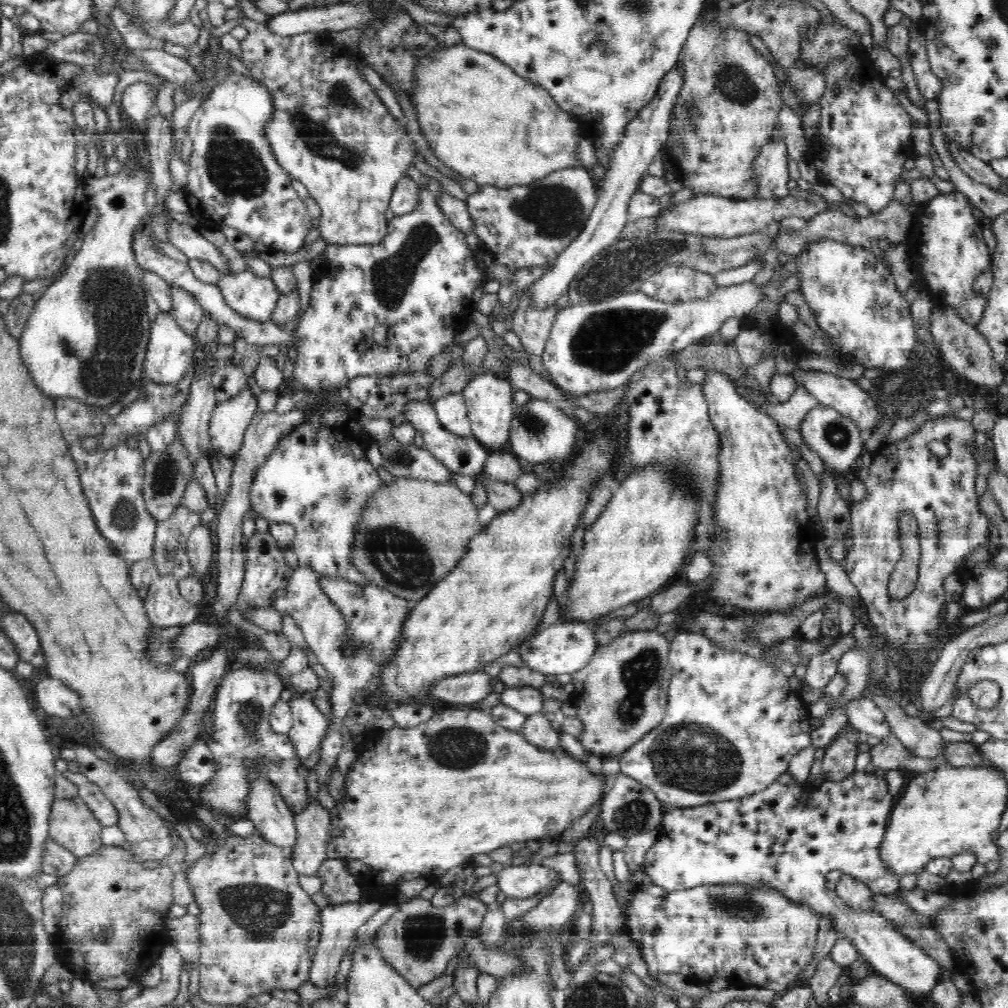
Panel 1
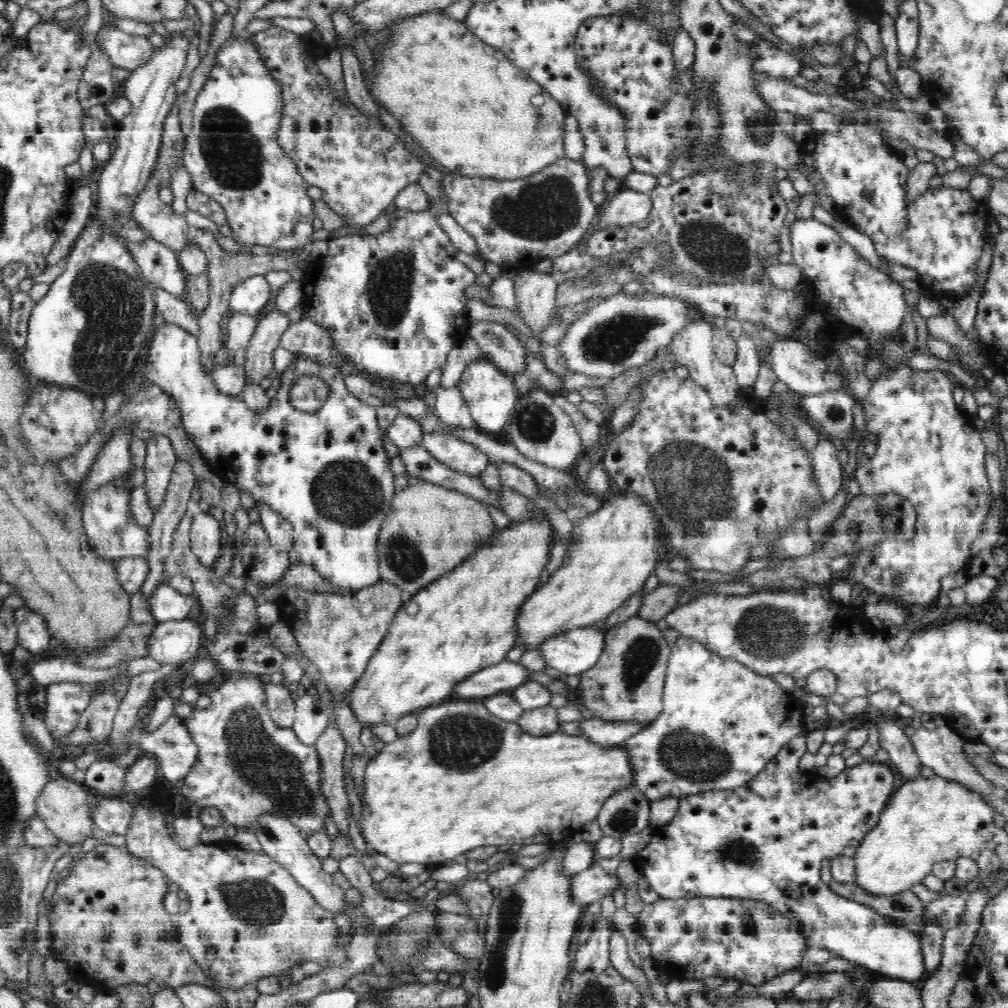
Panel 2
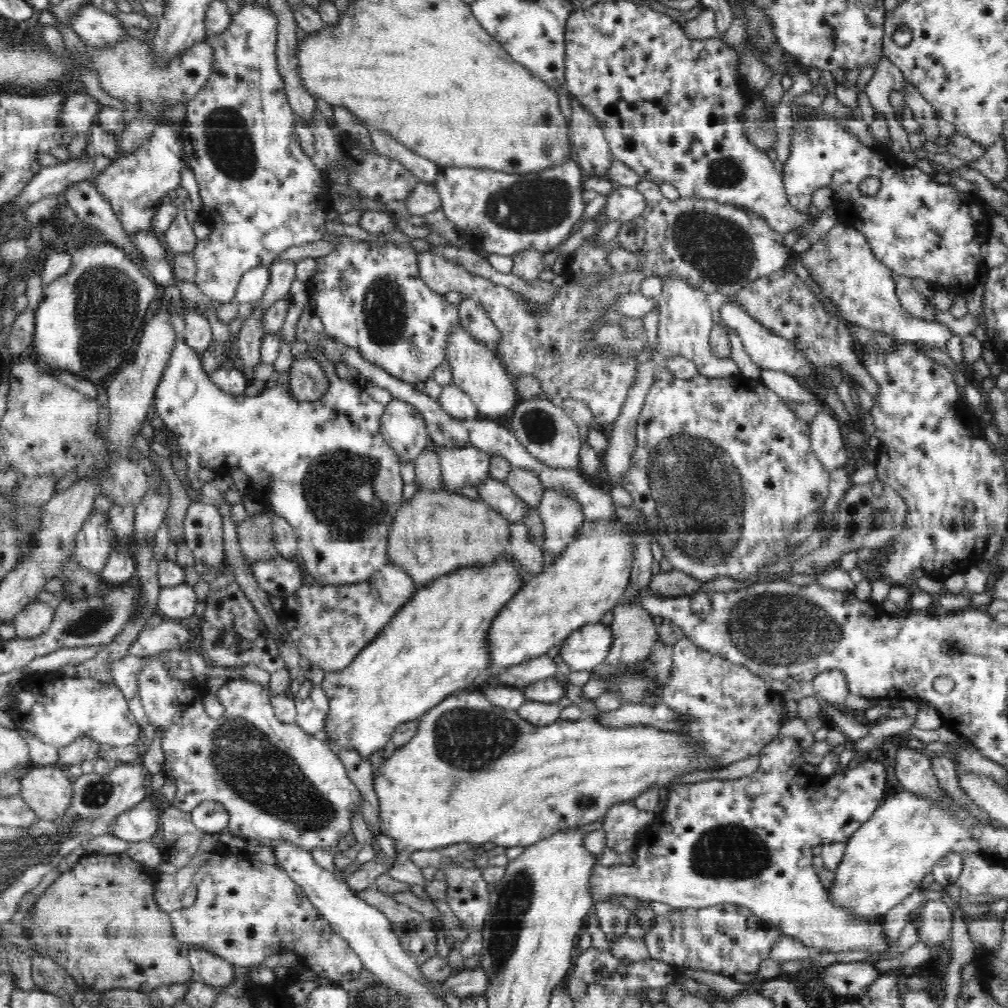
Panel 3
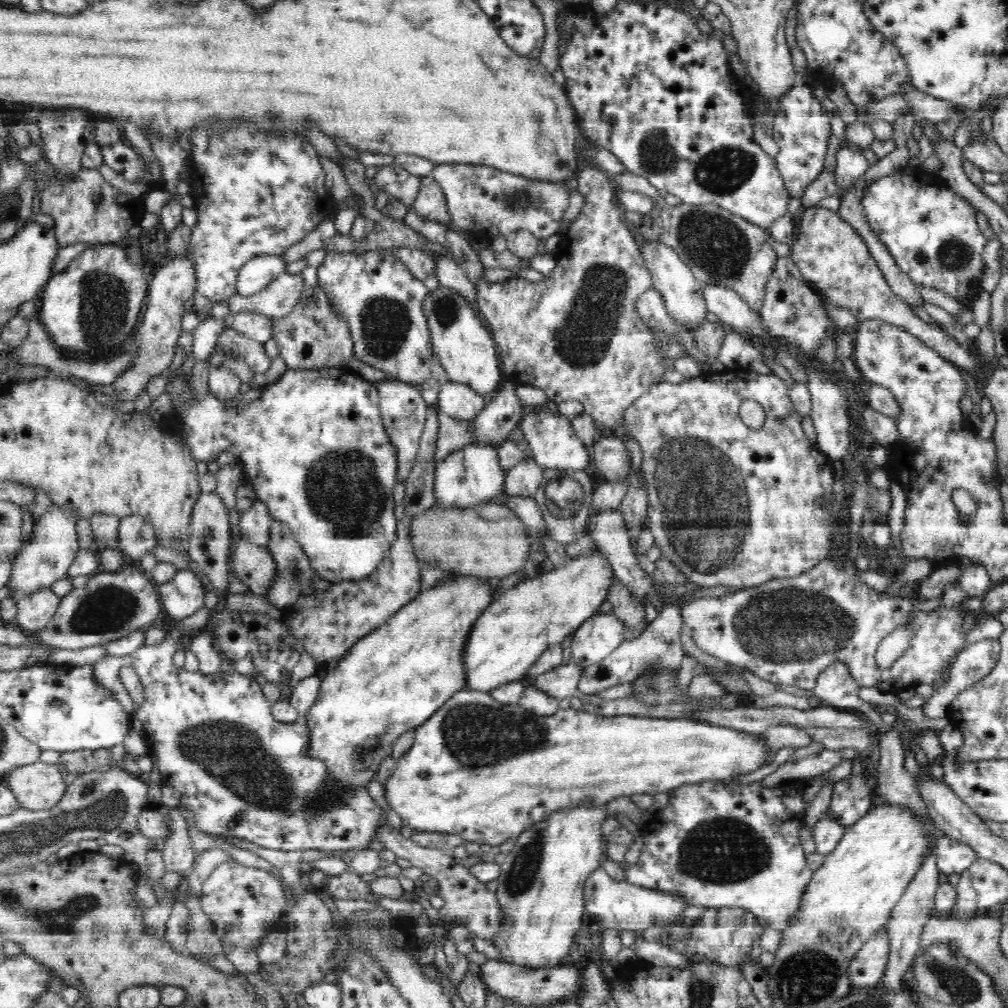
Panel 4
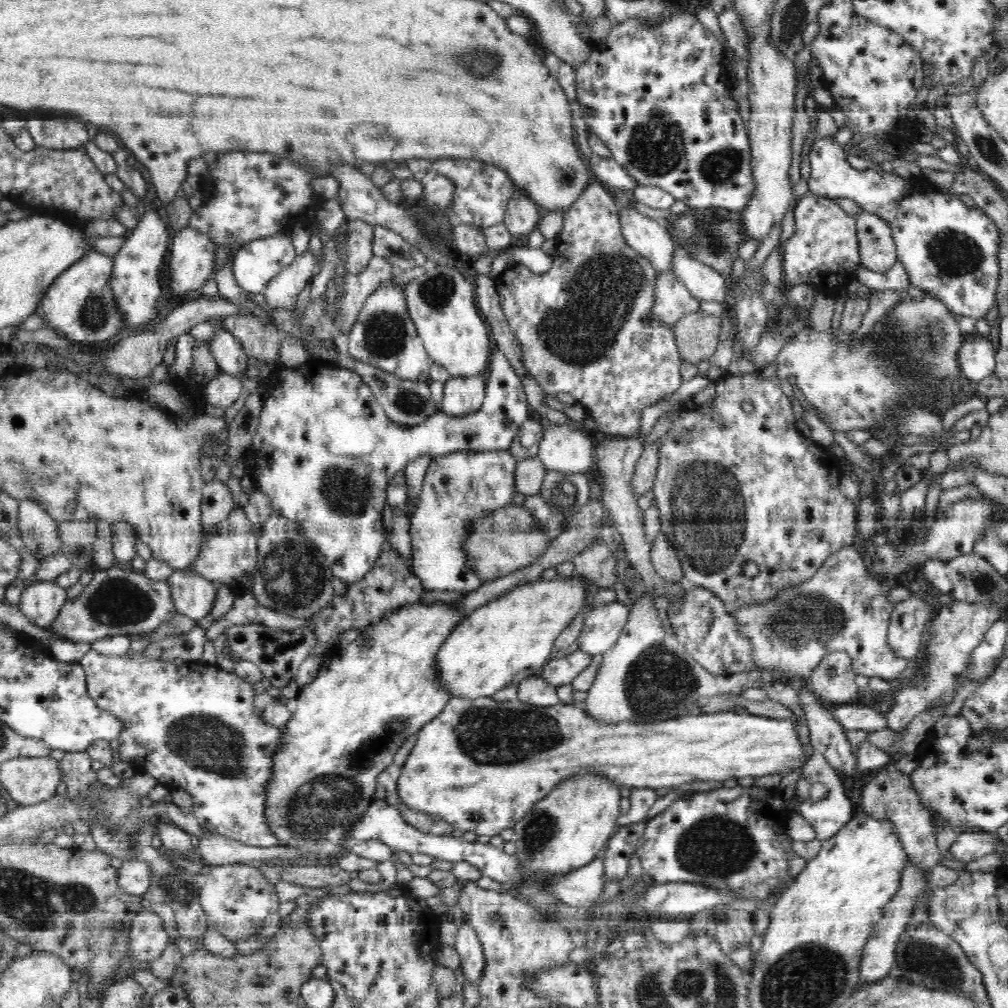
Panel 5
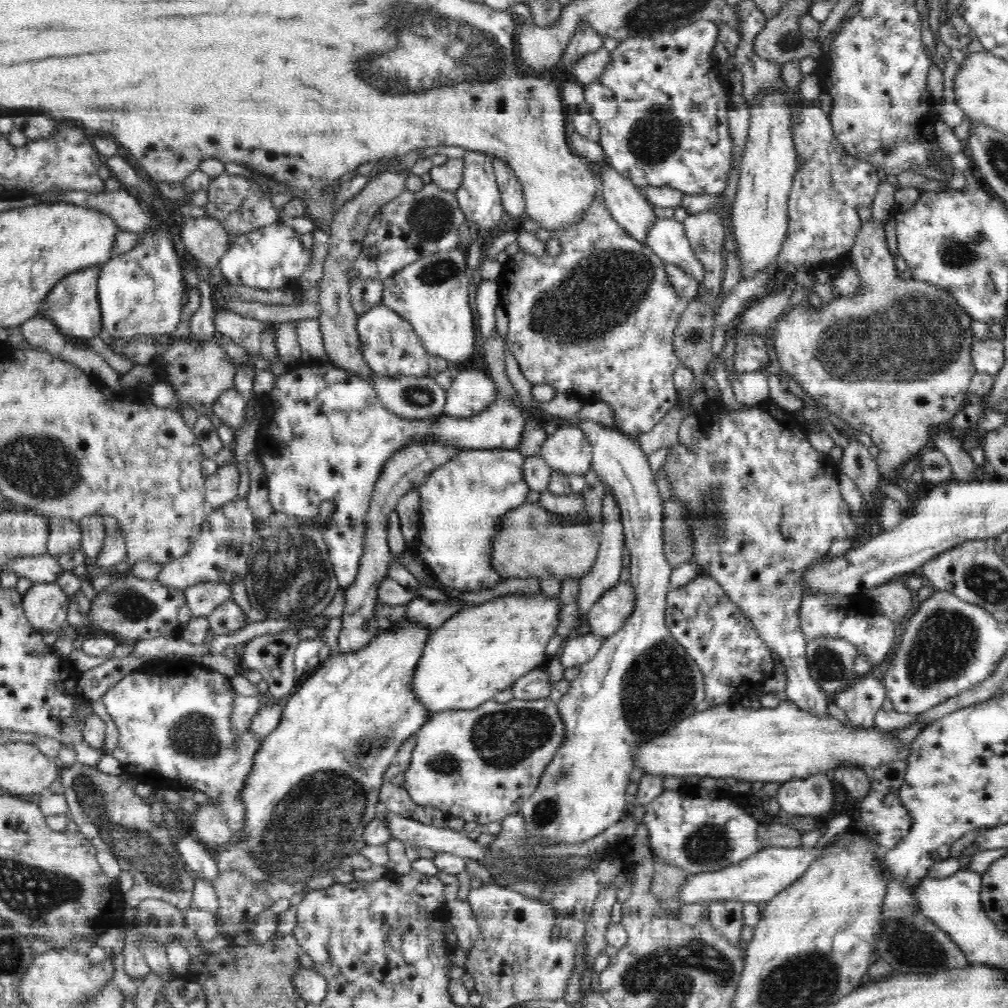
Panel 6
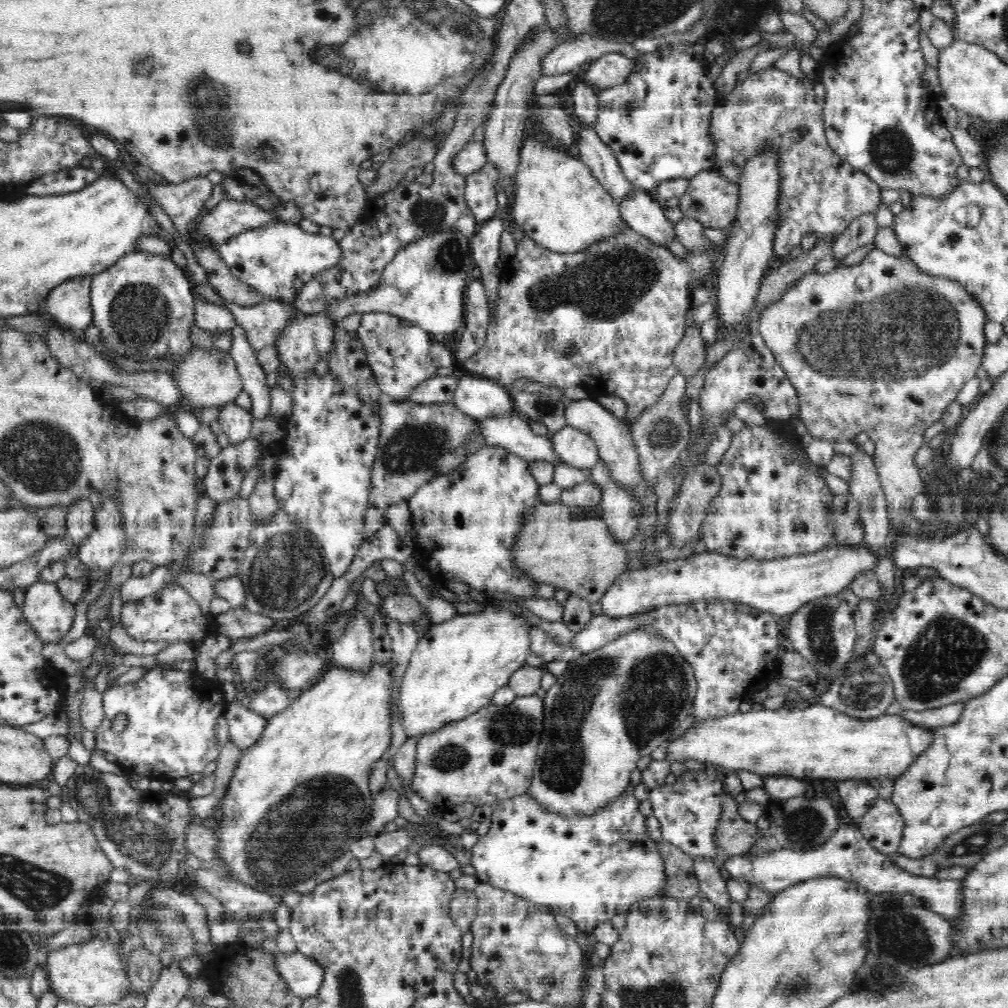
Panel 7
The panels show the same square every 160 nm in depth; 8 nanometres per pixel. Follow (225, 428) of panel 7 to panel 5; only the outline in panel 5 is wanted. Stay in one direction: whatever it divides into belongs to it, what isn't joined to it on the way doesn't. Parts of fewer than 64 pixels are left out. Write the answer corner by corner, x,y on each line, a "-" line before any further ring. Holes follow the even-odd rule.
224,372
220,376
213,377
204,388
206,404
226,410
240,398
242,392
242,378

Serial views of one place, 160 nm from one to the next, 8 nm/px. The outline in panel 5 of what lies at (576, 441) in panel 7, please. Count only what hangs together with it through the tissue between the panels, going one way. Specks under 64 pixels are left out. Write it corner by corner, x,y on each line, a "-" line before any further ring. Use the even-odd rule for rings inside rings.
566,424
543,430
538,458
548,470
586,473
592,466
595,436

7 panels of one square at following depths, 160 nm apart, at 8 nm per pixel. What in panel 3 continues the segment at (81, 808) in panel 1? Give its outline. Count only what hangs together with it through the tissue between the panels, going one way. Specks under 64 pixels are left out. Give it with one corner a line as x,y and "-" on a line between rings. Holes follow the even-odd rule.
56,764
40,765
38,768
30,769
19,781
19,795
24,799
29,808
36,813
36,817
47,821
55,821
66,814
68,805
71,803
71,796
73,795
69,773
66,770
58,769

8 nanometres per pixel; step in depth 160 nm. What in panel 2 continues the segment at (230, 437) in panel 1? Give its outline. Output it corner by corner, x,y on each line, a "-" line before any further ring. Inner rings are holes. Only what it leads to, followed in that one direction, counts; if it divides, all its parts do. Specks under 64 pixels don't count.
272,308
260,322
250,339
249,345
245,349
246,378
258,383
275,370
274,350
278,348
281,337
291,326
288,315
280,312
277,308

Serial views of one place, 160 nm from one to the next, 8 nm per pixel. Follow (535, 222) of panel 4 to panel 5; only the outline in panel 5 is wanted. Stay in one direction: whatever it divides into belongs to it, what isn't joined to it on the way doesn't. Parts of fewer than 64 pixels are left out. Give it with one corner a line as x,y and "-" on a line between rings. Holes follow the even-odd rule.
436,159
431,161
431,170
449,178
455,194
451,203
452,212
459,222
485,229
502,223
507,204
517,193
517,187
508,173
495,164
472,159

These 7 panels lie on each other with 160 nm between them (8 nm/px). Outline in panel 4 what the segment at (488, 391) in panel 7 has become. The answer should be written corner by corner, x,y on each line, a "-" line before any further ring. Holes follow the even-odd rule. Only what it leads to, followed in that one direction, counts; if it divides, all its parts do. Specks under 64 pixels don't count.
448,381
439,388
438,409
456,420
471,421
487,403
484,395
470,388
466,383

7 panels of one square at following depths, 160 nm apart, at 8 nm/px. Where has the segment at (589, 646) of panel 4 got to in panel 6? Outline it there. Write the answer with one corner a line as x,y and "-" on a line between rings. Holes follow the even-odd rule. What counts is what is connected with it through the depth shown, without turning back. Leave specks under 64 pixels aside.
618,581
608,592
604,592
587,614
590,631
606,640
618,632
632,616
636,596
631,582

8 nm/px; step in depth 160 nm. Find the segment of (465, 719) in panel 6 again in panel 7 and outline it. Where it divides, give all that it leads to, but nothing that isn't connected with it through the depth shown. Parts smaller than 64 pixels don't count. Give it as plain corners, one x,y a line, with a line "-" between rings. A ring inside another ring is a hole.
534,694
517,696
514,702
507,705
498,706
491,702
462,720
446,723
436,731
424,734
417,741
416,768
411,791
440,811
449,810
463,802
472,802
476,810
484,804
495,808
501,800
524,794
532,784
537,746
542,736
544,720
543,698

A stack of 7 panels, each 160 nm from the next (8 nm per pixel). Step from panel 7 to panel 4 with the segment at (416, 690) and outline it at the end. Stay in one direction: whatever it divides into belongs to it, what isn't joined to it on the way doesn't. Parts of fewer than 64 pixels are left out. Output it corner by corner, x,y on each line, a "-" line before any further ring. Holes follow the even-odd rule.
597,549
581,554
577,558
570,558
562,567
549,566
548,572
539,578
524,580
510,590
506,590
482,612
479,619
472,625
463,648
464,669
468,673
463,688
490,693
491,690
504,684
520,681
547,648
561,643
585,620
598,614
601,605
608,600
608,592
613,581
614,571
608,563
608,557
604,557
604,552

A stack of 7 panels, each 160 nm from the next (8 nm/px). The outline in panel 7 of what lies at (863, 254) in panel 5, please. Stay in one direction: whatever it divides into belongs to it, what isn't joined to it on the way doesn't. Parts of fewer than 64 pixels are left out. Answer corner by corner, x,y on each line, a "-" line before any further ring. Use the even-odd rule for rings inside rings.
880,249
870,251
862,260
853,266
839,266
831,271
820,274
820,272
810,271
803,277
798,278
787,288
785,295
770,303
762,312
758,321
758,332
766,343
766,346
774,353
775,361
784,369
788,380
796,389
799,398
799,418
803,421
808,432
813,438
823,438
824,440
835,440
844,442
854,438
861,432
866,432
869,439
875,444
874,464
880,479
880,484
886,499
888,522
892,533
904,530
902,516
912,514
912,500
918,494
922,494
922,478
920,471
914,463
916,451
923,444
924,431
928,426
940,420
946,407
955,401
960,388
967,380
976,376
977,371
982,367
982,356
986,348
986,336
984,324
986,324
986,311
976,298
971,297
968,291
956,280
944,277
927,275
916,268
916,264
908,255
893,256
888,255

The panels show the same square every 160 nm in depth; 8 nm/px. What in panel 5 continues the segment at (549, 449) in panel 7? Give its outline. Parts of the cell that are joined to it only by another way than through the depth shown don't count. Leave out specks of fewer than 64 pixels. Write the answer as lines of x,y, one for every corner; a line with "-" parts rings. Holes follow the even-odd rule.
492,338
491,359
487,366
488,379
485,386
485,400
483,405
472,414
466,416
453,417
452,415
440,412
428,417
423,423
413,427
404,427
386,416
385,410
380,406
376,395
370,390
370,387
362,380
362,377
350,369
344,367
322,368
322,372
314,374
304,374
302,370
296,370
296,367
286,367
286,370
280,370
276,374
276,380
268,380
267,385
272,386
270,396
266,400
266,410
262,410
262,416
259,416
259,425
255,432
254,445
249,452
248,466
254,472
257,480
257,487
260,492
266,492
270,499
273,514
288,519
296,523
297,530
304,533
304,537
314,544
314,547
329,562
329,568
332,575
341,581
350,584
363,580
368,572
374,569
376,560
382,555
382,544
386,540
388,533
382,524
382,511
387,503
387,488
392,477
400,471
405,470
405,466
416,457
422,455
431,455
432,457
456,452
456,451
502,451
510,448
510,445
516,440
519,426
529,418
528,403
525,388
521,383
521,378
512,368
506,355
498,349
498,345

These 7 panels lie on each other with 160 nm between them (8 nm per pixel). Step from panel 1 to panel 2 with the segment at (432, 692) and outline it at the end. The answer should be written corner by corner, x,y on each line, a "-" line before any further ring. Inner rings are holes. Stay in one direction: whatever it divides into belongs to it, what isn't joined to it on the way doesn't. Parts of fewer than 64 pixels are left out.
503,662
488,666
468,679
454,686
453,697
455,698
482,698
502,692
509,692
511,689
529,681
531,671
522,666
520,662

